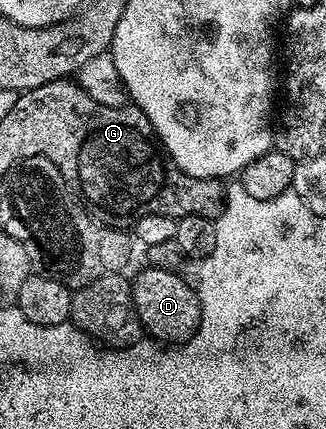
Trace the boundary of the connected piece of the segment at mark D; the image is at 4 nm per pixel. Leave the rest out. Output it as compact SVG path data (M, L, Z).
M144 268L133 282L131 301L137 318L141 321L142 331L150 339L161 344L180 344L189 341L201 323L201 305L196 289L189 286L180 277L180 273L171 270Z

